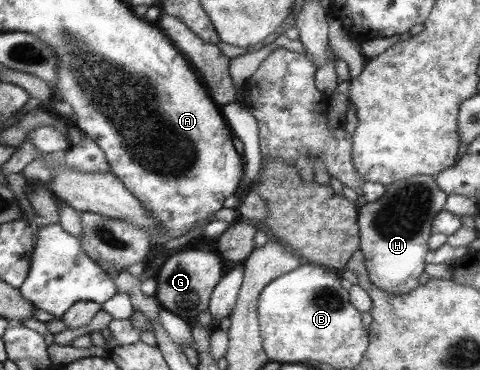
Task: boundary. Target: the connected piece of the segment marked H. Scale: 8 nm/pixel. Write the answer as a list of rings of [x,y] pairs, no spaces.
[[[414,175],[385,186],[385,192],[374,202],[367,202],[357,209],[357,224],[360,228],[359,251],[363,267],[372,285],[389,293],[410,293],[420,279],[424,255],[428,251],[428,235],[432,233],[432,224],[436,216],[444,209],[446,197],[438,186],[436,179],[430,175]]]

